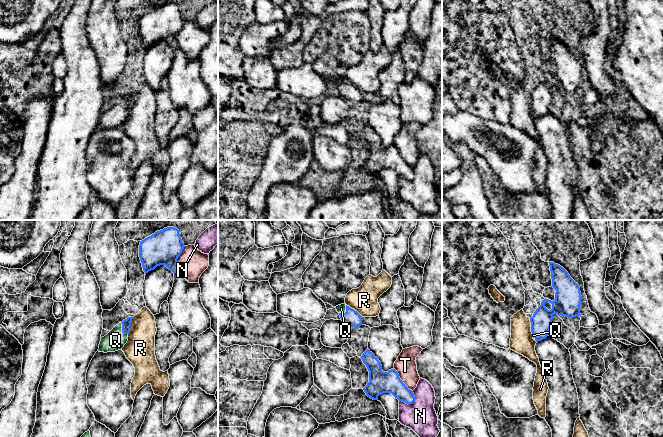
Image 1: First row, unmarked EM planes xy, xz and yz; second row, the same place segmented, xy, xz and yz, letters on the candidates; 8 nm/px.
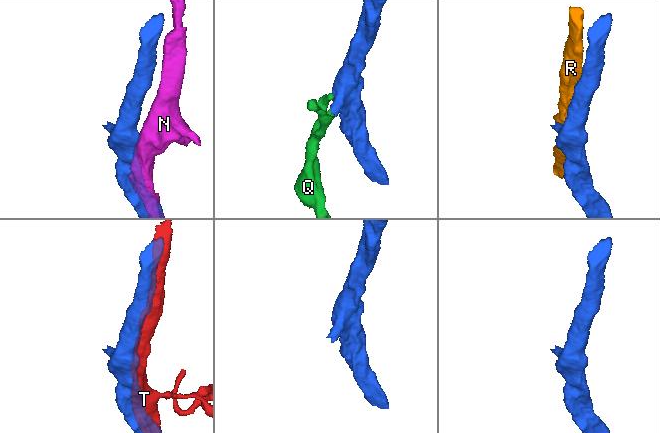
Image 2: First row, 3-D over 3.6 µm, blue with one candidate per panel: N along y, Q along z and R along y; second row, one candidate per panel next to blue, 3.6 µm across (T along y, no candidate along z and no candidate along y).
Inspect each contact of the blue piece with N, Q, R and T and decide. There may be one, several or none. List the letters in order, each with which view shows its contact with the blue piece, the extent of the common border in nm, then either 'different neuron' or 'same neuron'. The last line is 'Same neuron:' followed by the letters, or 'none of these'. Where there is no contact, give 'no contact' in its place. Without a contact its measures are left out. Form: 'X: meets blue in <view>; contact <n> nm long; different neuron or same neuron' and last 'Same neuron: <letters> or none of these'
N: meets blue in xz; contact 150 nm long; different neuron
Q: meets blue in xy; contact 120 nm long; same neuron
R: meets blue in xy; contact 150 nm long; different neuron
T: meets blue in xy; contact 220 nm long; different neuron
Same neuron: Q

